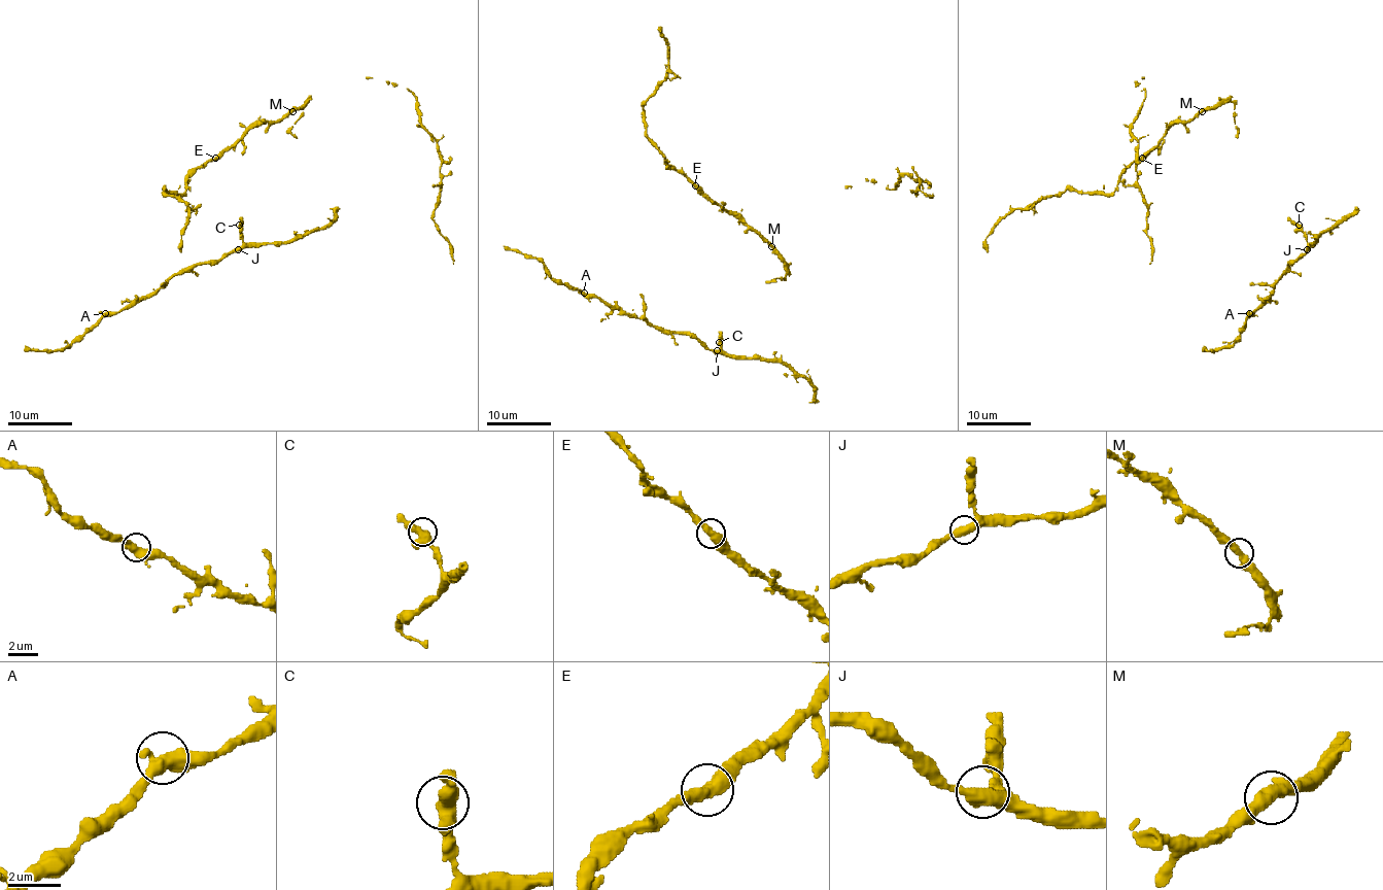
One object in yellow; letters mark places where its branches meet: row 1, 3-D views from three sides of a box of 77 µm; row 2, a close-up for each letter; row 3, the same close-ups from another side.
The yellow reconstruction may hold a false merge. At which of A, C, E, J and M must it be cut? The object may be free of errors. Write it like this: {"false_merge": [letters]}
{"false_merge": []}

